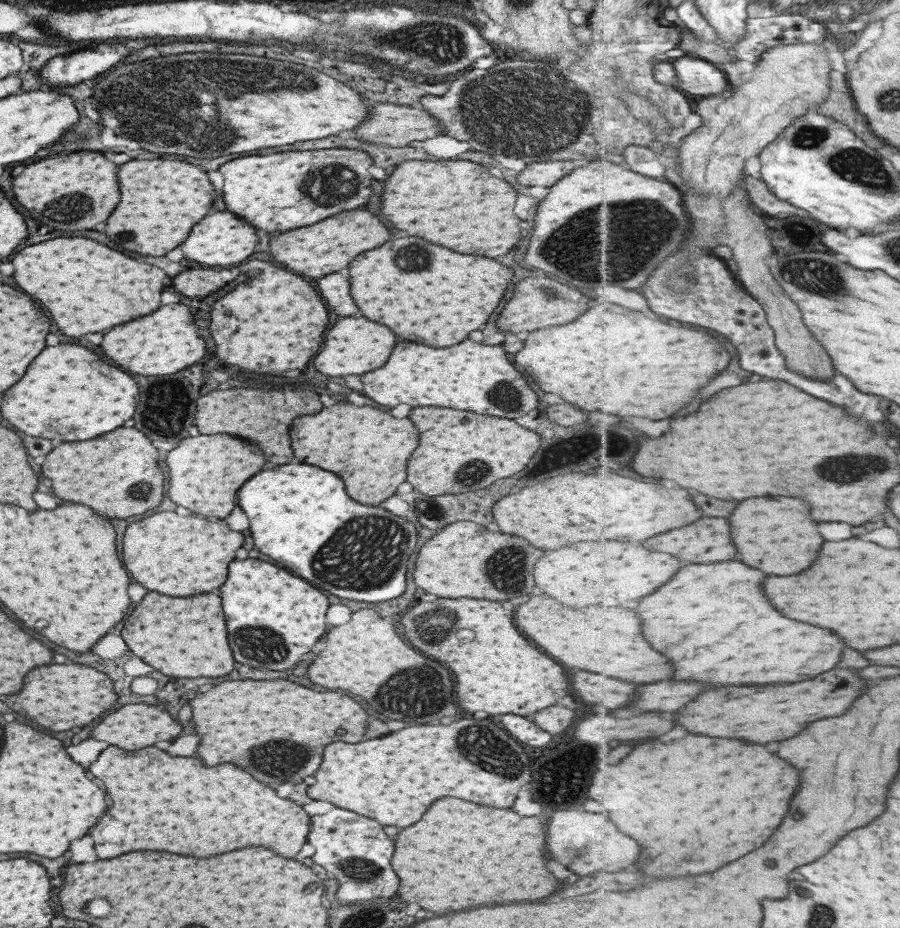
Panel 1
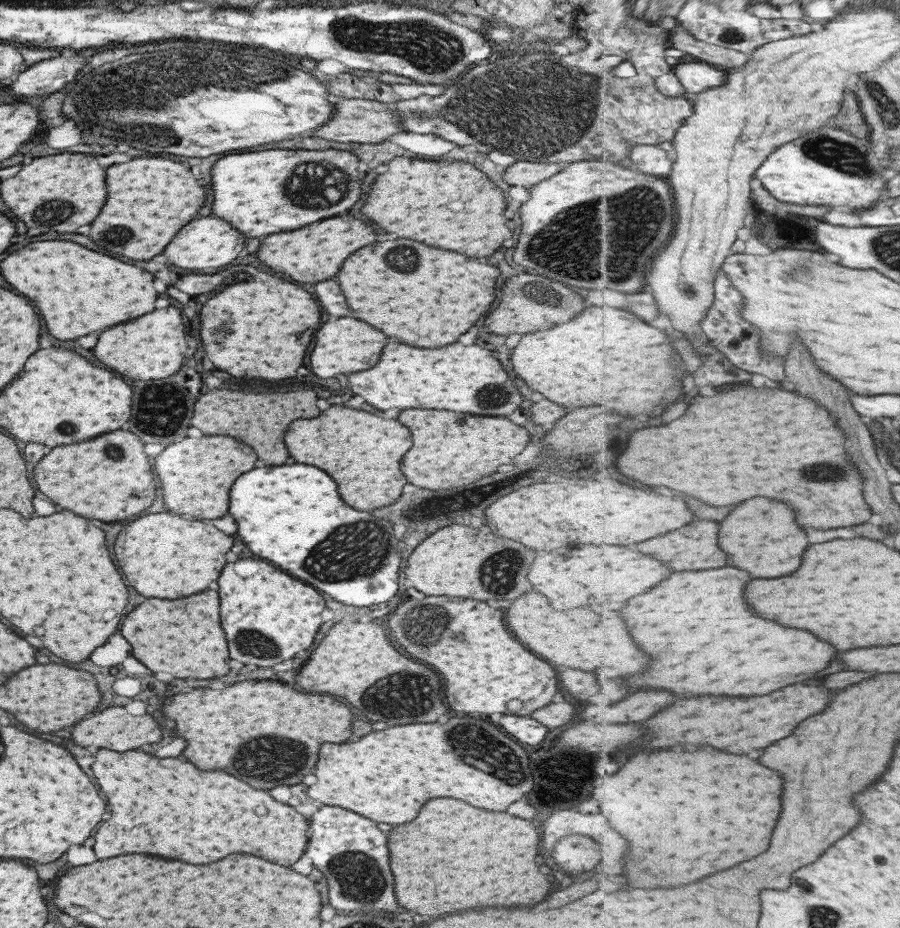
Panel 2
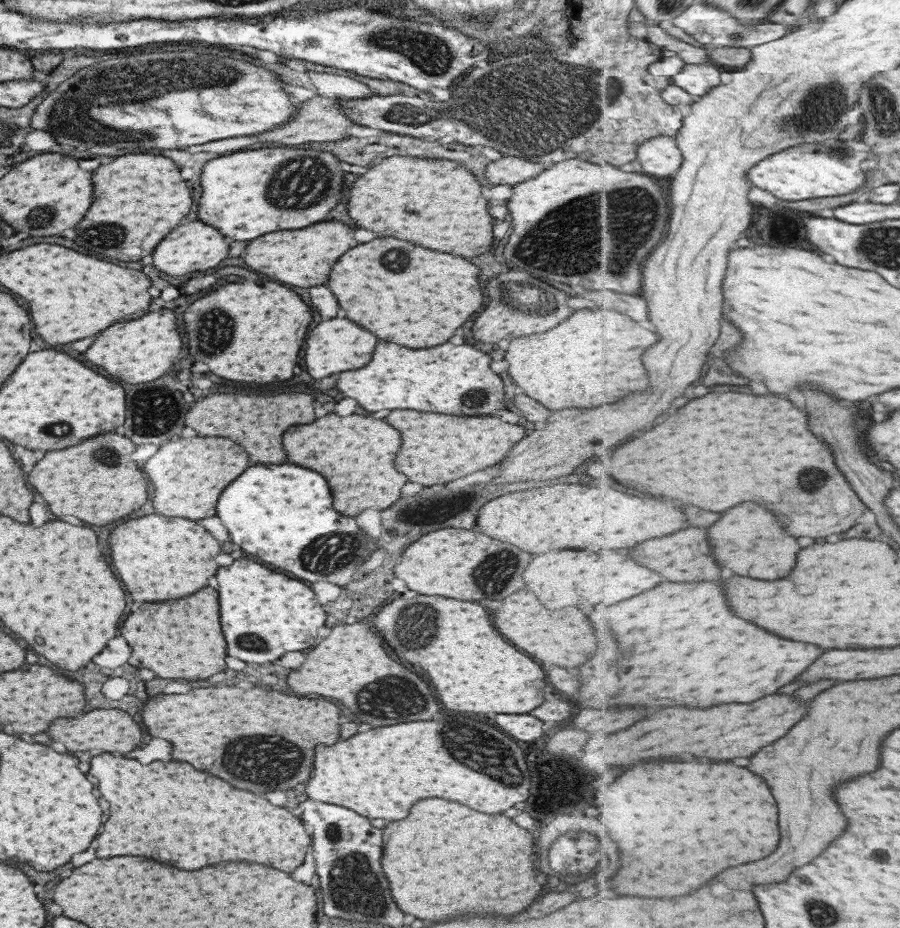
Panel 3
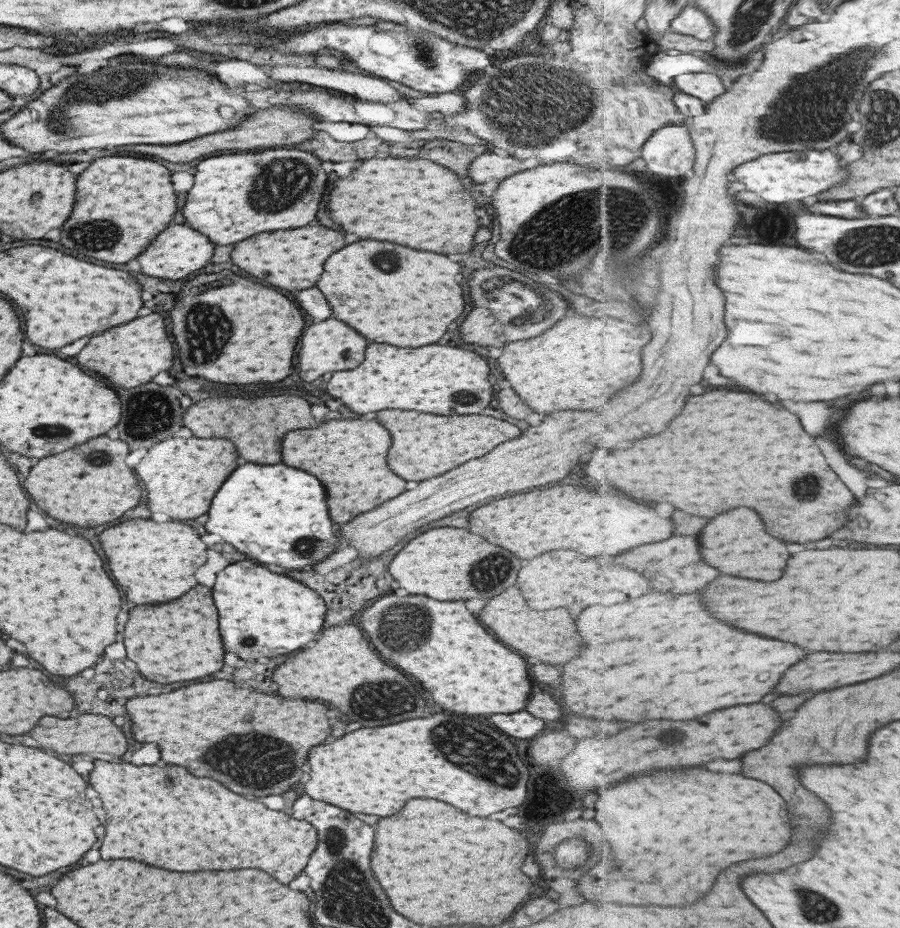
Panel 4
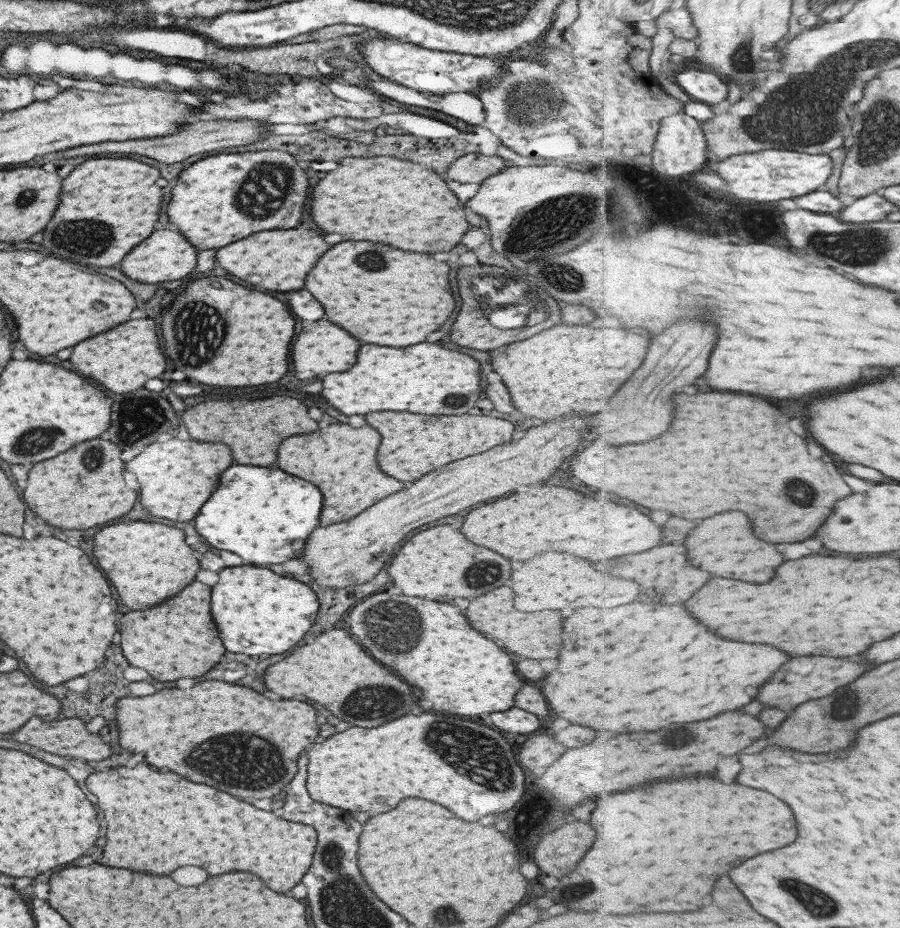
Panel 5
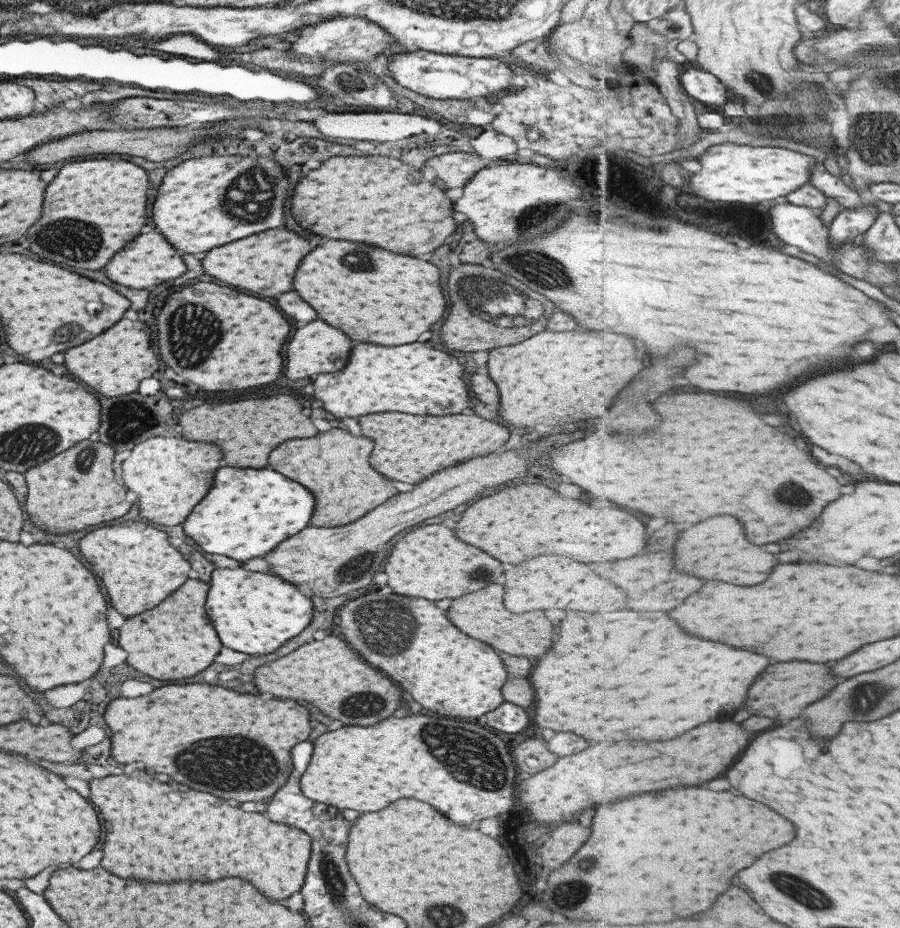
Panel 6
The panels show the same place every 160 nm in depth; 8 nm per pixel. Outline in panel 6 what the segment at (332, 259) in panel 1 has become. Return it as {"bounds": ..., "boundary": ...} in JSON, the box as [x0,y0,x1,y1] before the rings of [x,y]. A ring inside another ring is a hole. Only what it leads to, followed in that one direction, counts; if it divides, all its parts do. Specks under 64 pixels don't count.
{"bounds":[201,230,311,296],"boundary":[[[265,230],[261,234],[251,234],[239,242],[229,242],[215,250],[207,252],[207,258],[201,258],[203,274],[213,276],[225,284],[261,294],[261,296],[275,296],[281,292],[291,290],[293,272],[303,258],[311,250],[309,242],[299,238],[293,232],[285,230]]]}

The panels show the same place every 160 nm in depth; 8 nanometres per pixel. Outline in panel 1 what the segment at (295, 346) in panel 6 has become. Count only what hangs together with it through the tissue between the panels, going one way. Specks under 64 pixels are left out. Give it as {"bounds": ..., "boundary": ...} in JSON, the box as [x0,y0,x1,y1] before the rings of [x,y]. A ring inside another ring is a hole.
{"bounds":[313,318,395,376],"boundary":[[[341,318],[323,334],[323,344],[313,358],[313,364],[317,372],[327,376],[363,374],[367,370],[375,370],[383,366],[393,344],[395,344],[395,336],[385,326],[369,322],[365,318]]]}

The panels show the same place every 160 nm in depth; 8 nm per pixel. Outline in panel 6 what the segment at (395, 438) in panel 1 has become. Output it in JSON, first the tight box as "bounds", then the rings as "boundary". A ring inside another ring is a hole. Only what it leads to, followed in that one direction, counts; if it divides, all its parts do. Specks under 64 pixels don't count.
{"bounds":[269,428,397,528],"boundary":[[[331,428],[315,434],[313,438],[297,438],[275,446],[269,454],[269,466],[293,482],[299,482],[313,494],[315,508],[307,526],[331,528],[359,520],[365,512],[397,494],[393,482],[369,466],[369,452],[371,440],[363,436],[355,438],[339,428]]]}

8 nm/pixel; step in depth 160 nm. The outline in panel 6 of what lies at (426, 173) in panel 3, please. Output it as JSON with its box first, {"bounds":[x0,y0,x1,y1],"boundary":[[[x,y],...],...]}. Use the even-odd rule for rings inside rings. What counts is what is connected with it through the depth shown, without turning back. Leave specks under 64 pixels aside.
{"bounds":[289,156,455,254],"boundary":[[[355,156],[355,158],[329,158],[321,162],[319,168],[309,170],[295,186],[293,196],[289,198],[291,218],[305,230],[333,238],[333,240],[351,240],[351,242],[369,242],[369,246],[379,246],[393,254],[425,254],[443,244],[443,240],[455,230],[451,218],[451,202],[443,196],[439,188],[419,176],[417,170],[411,170],[407,164],[401,164],[395,158],[385,156]]]}

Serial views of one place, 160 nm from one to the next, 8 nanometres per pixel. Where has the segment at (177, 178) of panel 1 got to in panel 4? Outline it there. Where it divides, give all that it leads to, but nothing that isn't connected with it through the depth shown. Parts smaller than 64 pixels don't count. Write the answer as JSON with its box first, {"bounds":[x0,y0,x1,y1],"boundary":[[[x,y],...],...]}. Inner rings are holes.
{"bounds":[59,156,177,264],"boundary":[[[105,156],[93,160],[75,178],[75,204],[69,218],[59,228],[59,244],[73,250],[77,258],[123,264],[133,260],[159,234],[177,210],[169,182],[169,170],[153,162],[153,186],[135,186],[145,178],[151,160]]]}

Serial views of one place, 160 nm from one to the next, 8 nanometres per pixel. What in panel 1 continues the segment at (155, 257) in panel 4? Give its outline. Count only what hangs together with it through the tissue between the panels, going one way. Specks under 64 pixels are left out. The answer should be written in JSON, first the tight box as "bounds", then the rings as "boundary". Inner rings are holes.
{"bounds":[179,212,257,266],"boundary":[[[215,212],[211,216],[201,218],[201,222],[191,228],[187,240],[183,240],[179,250],[183,252],[183,258],[191,262],[201,262],[205,266],[229,266],[233,262],[245,260],[253,252],[255,244],[257,232],[251,226],[247,226],[243,220],[235,218],[229,212]]]}

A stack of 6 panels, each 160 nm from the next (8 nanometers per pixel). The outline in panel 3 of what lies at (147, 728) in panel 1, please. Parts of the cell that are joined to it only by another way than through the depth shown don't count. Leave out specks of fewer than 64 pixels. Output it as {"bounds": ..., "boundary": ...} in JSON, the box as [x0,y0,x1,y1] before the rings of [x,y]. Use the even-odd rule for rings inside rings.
{"bounds":[49,710,141,752],"boundary":[[[91,710],[81,718],[69,720],[53,720],[49,726],[49,736],[53,742],[61,742],[69,752],[85,752],[85,750],[101,750],[101,752],[129,752],[141,740],[139,726],[121,710]]]}

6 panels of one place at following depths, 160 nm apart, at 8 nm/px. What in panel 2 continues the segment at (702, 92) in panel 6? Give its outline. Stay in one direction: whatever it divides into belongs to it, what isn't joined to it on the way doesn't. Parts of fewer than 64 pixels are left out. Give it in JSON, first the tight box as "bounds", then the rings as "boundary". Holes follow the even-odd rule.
{"bounds":[673,59,728,94],"boundary":[[[693,59],[693,62],[679,63],[676,66],[677,68],[674,68],[673,71],[677,78],[685,90],[693,92],[693,94],[721,86],[721,84],[725,84],[728,77],[728,70],[705,61]]]}

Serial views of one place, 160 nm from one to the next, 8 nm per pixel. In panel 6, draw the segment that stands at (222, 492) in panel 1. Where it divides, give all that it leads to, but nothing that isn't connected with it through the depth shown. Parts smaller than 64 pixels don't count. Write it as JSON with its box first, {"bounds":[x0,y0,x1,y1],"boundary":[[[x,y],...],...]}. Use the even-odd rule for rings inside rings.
{"bounds":[123,438,221,526],"boundary":[[[147,438],[131,448],[131,454],[123,460],[123,484],[137,494],[139,516],[163,526],[175,526],[191,512],[191,508],[207,494],[211,488],[213,472],[219,468],[221,450],[205,442],[187,442],[177,438]]]}

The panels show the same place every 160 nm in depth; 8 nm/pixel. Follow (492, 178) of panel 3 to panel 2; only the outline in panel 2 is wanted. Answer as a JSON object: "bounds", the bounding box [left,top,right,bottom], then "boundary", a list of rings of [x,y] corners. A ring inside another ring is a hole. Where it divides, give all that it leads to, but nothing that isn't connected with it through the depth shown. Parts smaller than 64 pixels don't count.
{"bounds":[501,161,564,188],"boundary":[[[514,161],[510,166],[507,166],[501,174],[501,178],[509,184],[509,186],[523,186],[529,188],[533,184],[557,174],[561,168],[564,168],[563,163],[538,163],[527,161]]]}

